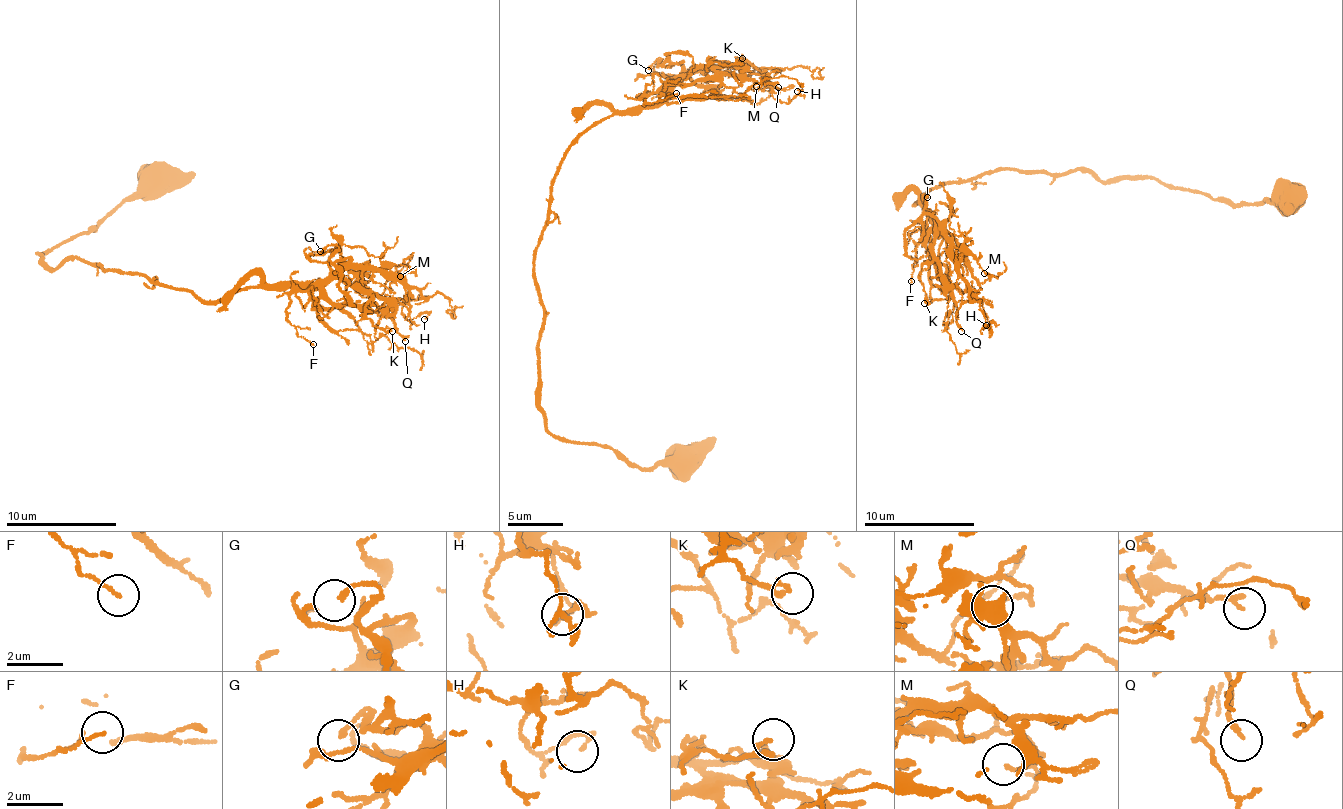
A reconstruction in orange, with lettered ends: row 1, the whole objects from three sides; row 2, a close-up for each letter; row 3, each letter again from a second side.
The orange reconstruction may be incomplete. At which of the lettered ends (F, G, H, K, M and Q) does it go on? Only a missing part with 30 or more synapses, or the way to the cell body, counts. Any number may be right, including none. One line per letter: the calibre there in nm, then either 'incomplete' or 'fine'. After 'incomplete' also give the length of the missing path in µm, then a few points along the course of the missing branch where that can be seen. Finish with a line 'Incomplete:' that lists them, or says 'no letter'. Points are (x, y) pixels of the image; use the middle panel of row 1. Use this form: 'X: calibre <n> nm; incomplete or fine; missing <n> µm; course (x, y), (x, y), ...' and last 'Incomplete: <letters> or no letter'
F: calibre 100 nm; fine
G: calibre 160 nm; fine
H: calibre 90 nm; fine
K: calibre 110 nm; fine
M: calibre 110 nm; fine
Q: calibre 110 nm; fine
Incomplete: no letter

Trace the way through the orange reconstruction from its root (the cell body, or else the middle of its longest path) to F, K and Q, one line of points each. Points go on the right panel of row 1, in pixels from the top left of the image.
F: (992, 171), (933, 187), (921, 196), (916, 204), (942, 226), (937, 236), (921, 226), (911, 281)
K: (992, 171), (933, 187), (916, 204), (943, 226), (932, 261), (921, 273), (924, 303)
Q: (992, 171), (933, 187), (916, 204), (943, 226), (932, 252), (955, 303), (955, 321), (961, 331)

